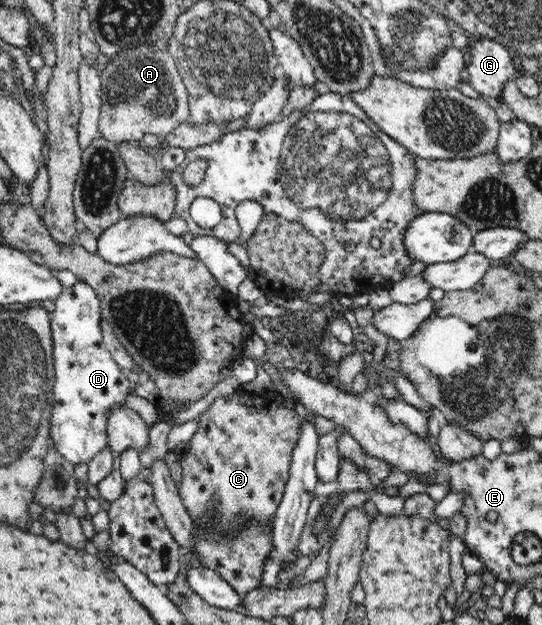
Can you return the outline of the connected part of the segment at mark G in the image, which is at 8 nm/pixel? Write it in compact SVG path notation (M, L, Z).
M475 36L471 51L468 51L466 80L486 97L500 100L502 88L509 79L516 79L520 72L511 49L496 40Z

